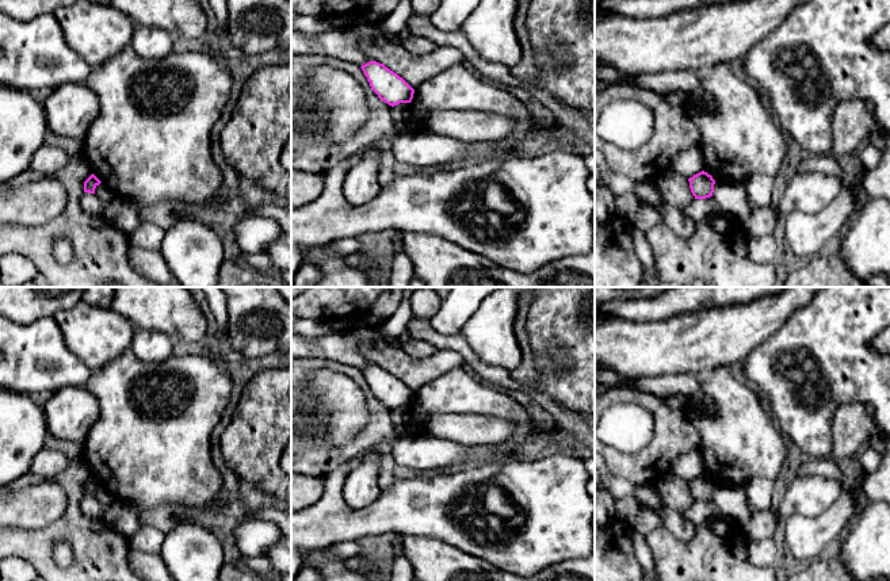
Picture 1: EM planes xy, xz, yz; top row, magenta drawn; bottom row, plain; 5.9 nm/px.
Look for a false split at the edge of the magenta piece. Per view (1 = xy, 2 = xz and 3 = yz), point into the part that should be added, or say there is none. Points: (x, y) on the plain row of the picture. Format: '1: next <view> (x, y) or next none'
1: next none
2: next none
3: next none

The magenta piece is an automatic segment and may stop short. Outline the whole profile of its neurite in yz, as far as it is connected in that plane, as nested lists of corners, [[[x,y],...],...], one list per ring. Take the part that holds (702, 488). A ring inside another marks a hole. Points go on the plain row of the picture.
[[[702,474],[690,481],[688,485],[695,502],[706,502],[713,500],[715,483],[707,475]]]

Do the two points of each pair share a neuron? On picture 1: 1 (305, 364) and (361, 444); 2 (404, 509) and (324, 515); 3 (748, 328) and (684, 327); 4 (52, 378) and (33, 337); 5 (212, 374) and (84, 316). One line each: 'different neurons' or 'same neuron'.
1: same neuron
2: same neuron
3: same neuron
4: same neuron
5: different neurons

